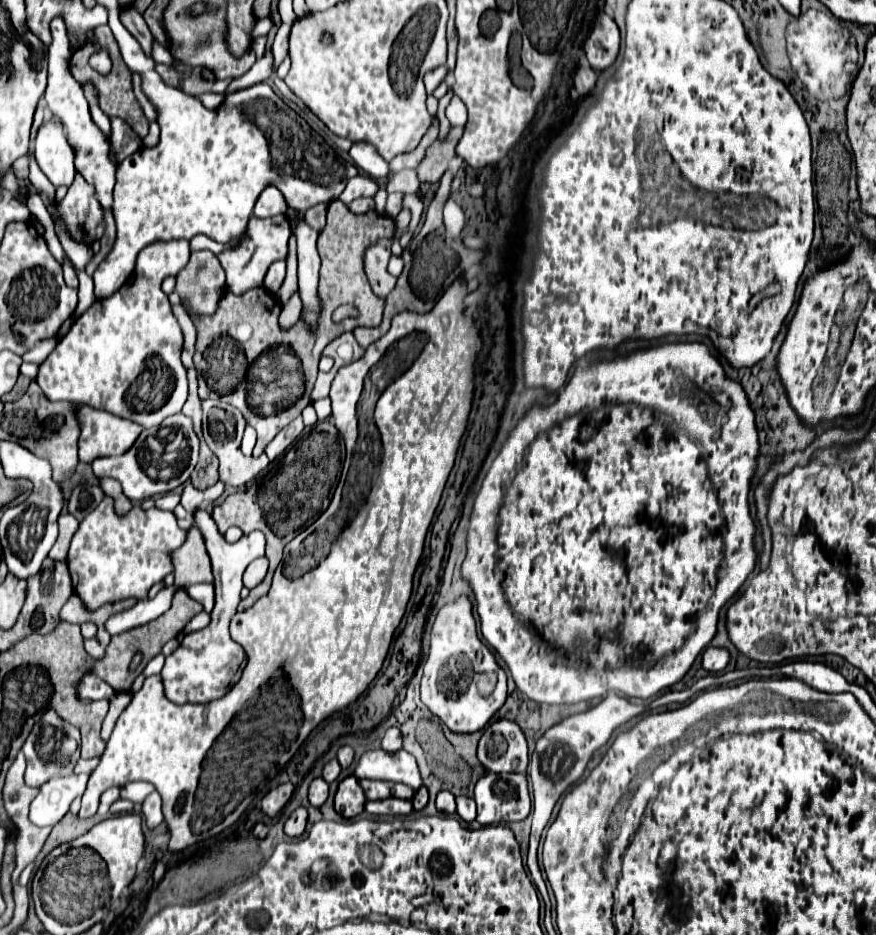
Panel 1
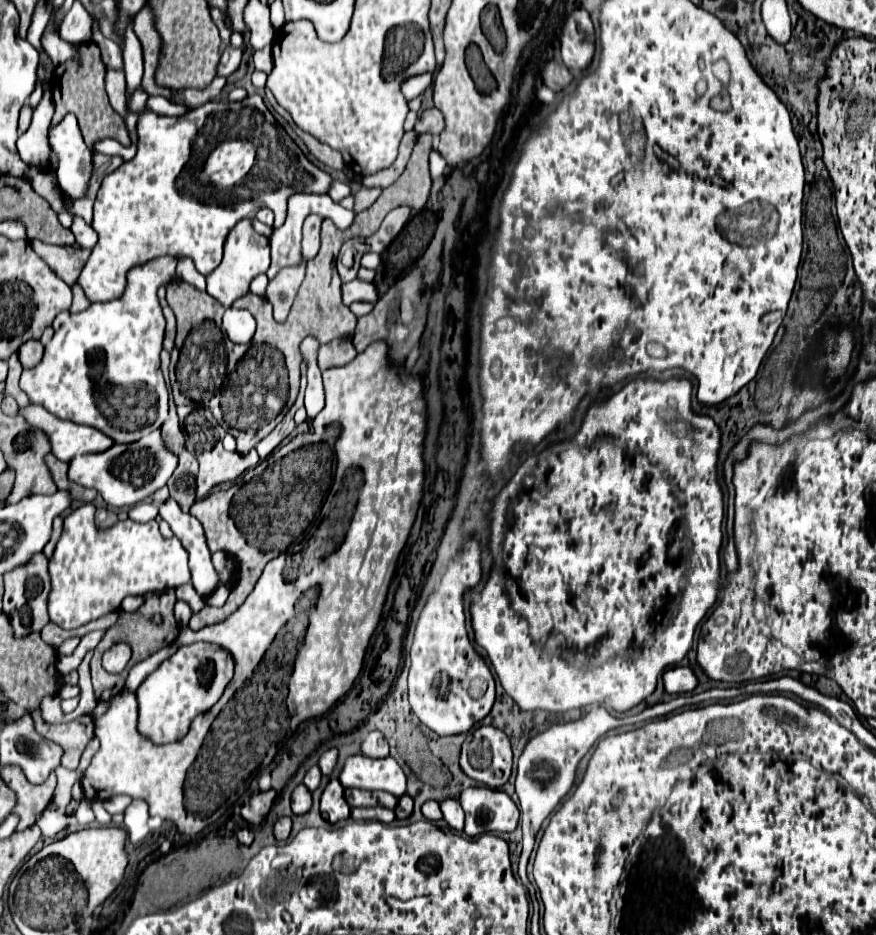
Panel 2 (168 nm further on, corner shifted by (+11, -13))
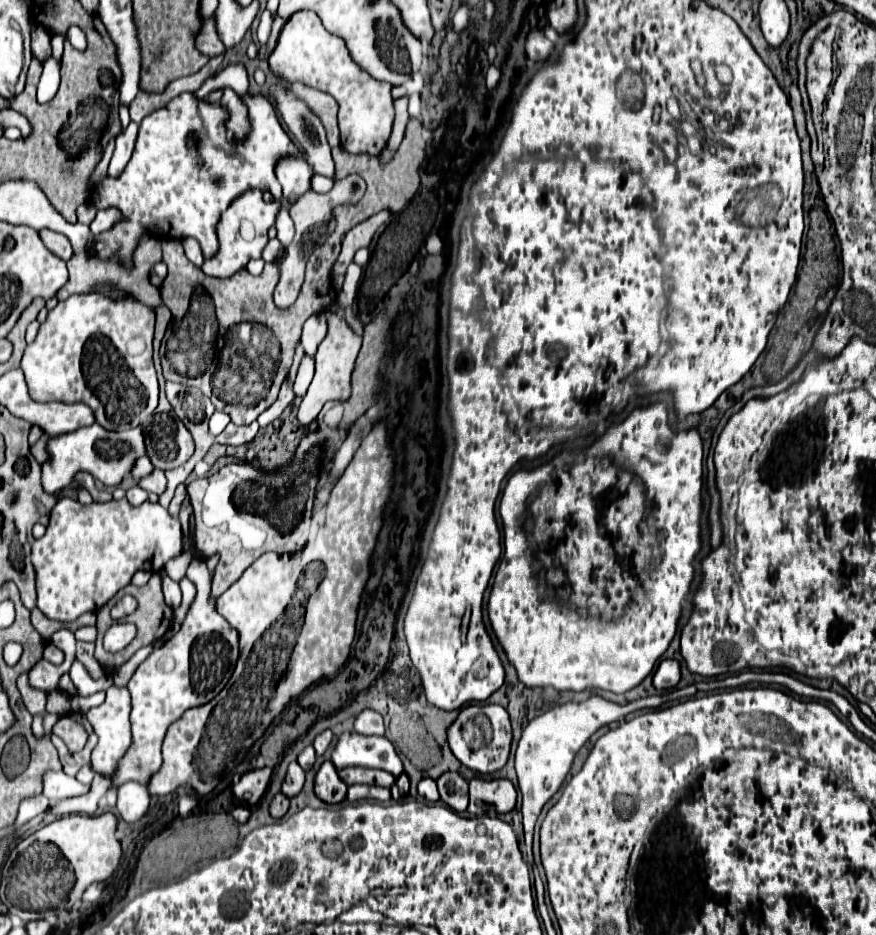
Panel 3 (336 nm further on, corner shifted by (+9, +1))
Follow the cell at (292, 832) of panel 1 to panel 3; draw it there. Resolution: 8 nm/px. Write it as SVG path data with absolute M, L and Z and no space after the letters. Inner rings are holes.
M278 792L270 802L270 814L272 814L272 818L280 820L286 812L288 812L288 798L282 796L282 792Z

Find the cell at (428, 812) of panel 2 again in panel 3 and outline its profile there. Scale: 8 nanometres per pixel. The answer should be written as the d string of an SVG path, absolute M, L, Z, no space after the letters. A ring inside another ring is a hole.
M422 778L422 780L418 782L418 794L420 794L422 798L430 800L430 802L440 800L440 796L438 796L438 788L436 788L436 782L434 782L432 778Z

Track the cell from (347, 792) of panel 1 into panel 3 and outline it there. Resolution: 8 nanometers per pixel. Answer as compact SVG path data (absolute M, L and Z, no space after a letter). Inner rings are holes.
M322 762L314 778L314 792L326 804L340 804L346 798L346 784L340 780L334 764Z

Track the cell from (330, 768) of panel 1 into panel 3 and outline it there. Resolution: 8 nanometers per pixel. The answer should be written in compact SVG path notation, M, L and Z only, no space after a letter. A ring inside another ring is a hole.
M306 746L306 748L298 754L298 764L302 766L302 770L310 770L312 764L314 764L314 760L316 760L316 752L314 752L312 746Z

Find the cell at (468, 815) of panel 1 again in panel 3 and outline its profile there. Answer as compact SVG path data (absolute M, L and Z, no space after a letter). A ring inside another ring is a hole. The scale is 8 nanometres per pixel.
M444 772L438 780L440 800L456 812L464 812L468 806L468 782L460 772Z

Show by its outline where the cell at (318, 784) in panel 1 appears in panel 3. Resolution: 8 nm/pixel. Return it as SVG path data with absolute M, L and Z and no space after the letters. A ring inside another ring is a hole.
M290 762L288 766L288 774L282 782L282 794L286 794L288 798L296 796L304 786L304 770L298 768L298 762Z

